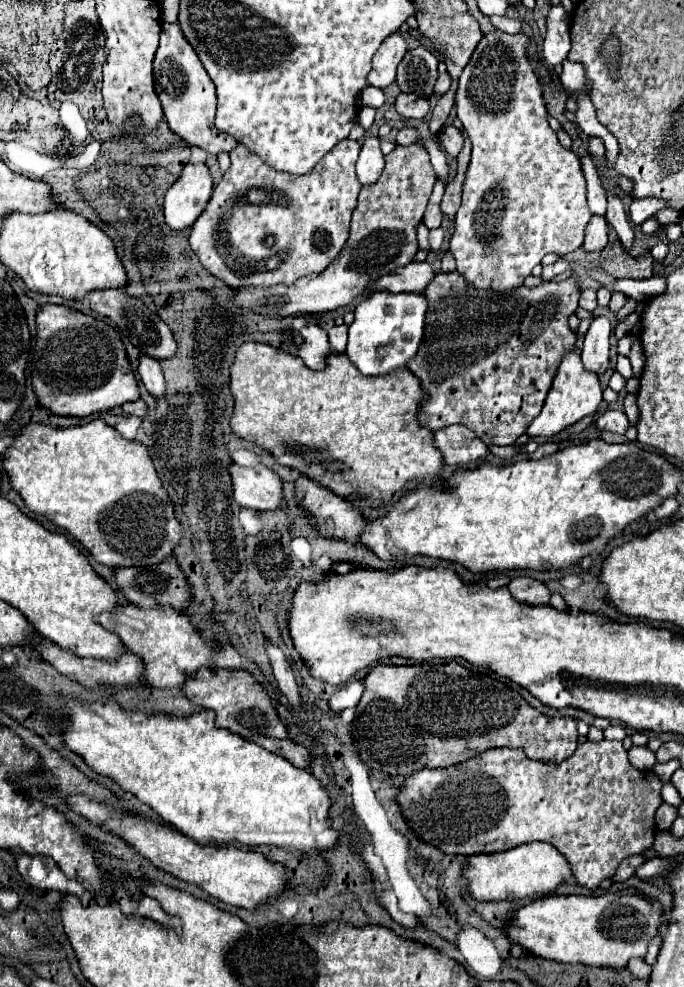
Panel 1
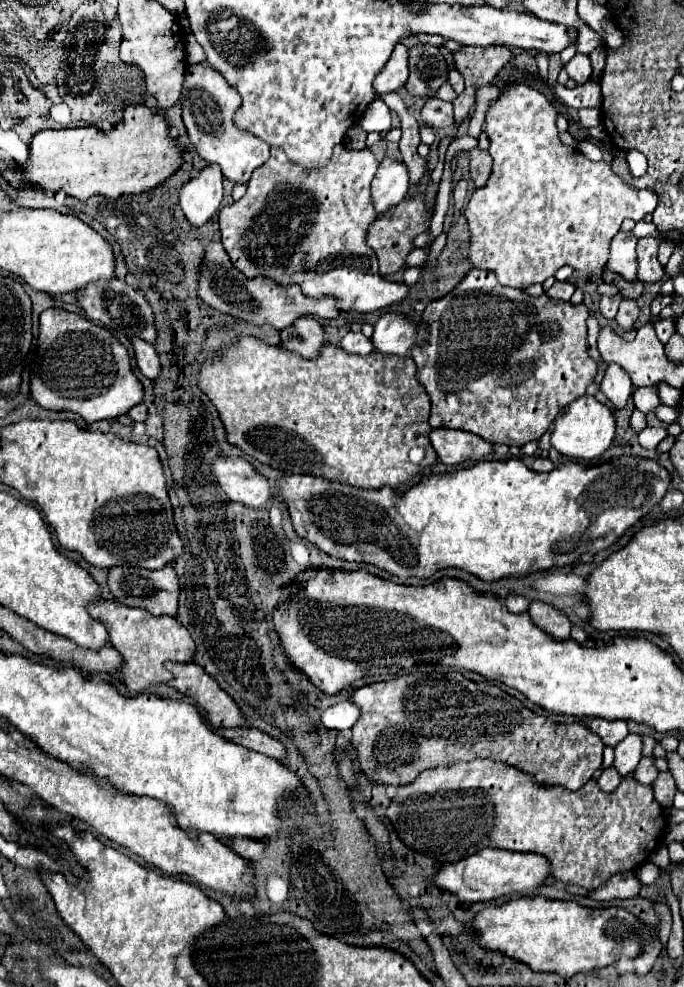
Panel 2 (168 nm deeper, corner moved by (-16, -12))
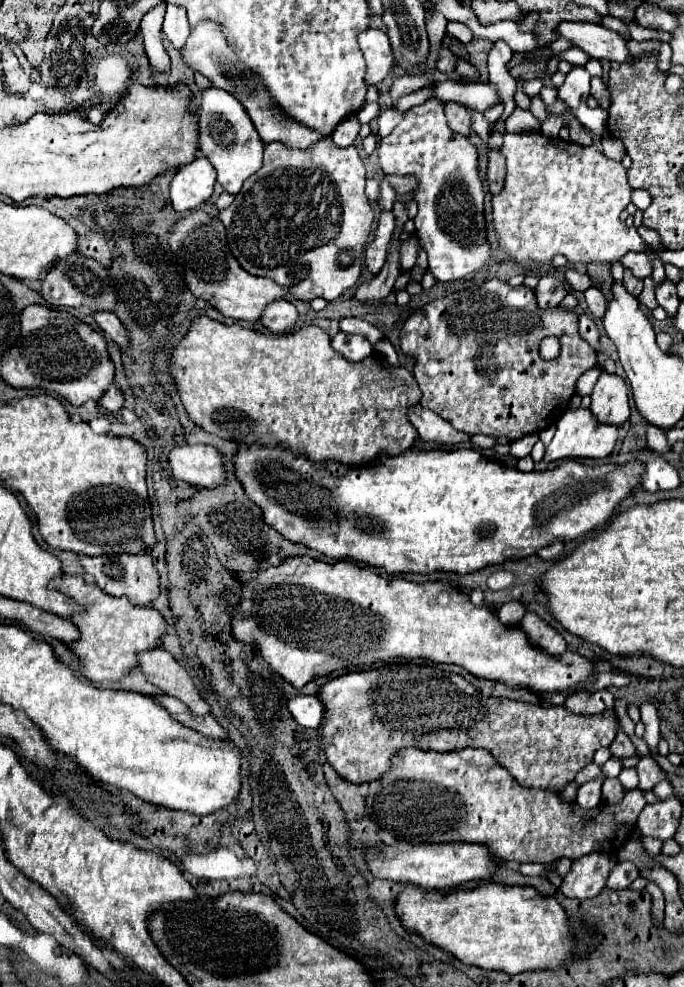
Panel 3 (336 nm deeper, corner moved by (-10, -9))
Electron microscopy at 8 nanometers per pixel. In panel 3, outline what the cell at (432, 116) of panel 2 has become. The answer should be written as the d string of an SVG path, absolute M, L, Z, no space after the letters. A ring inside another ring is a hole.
M446 101L444 115L448 119L448 127L454 129L454 133L462 133L462 135L470 133L470 115L462 105L458 105L454 101Z

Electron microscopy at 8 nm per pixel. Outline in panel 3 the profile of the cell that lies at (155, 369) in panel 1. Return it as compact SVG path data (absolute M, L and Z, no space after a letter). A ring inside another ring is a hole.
M94 313L94 319L100 325L100 329L118 343L120 349L124 349L124 351L128 349L128 345L130 345L128 331L126 331L122 321L114 313Z

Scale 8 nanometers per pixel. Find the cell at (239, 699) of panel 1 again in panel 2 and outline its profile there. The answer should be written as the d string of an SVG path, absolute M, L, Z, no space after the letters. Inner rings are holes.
M196 662L172 664L172 674L174 678L168 684L196 700L214 728L244 726L238 704Z

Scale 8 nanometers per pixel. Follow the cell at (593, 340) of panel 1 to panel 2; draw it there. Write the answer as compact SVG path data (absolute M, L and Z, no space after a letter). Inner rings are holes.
M608 364L600 388L606 394L606 398L612 402L612 408L618 412L626 406L632 394L632 380L618 364Z

